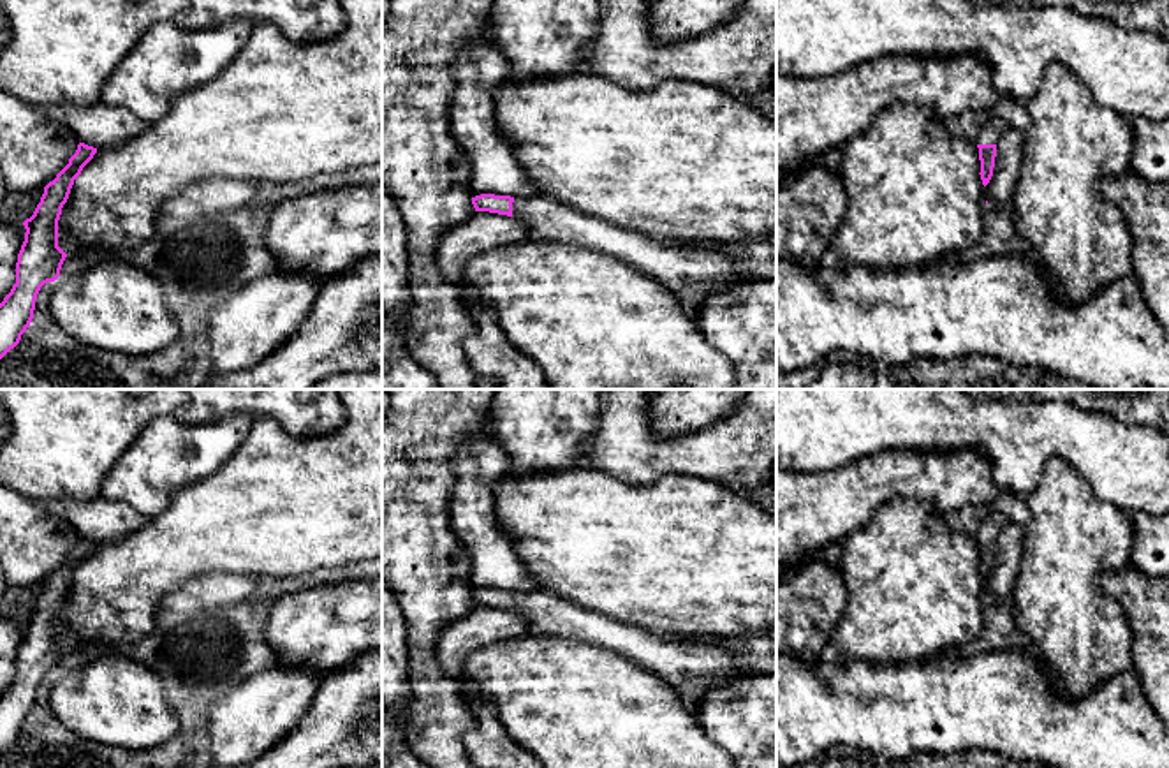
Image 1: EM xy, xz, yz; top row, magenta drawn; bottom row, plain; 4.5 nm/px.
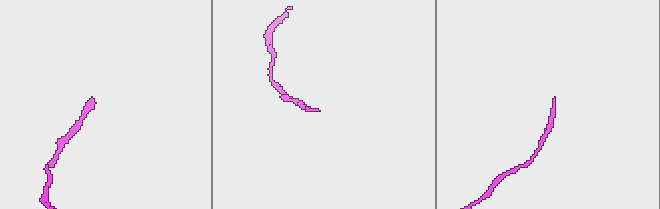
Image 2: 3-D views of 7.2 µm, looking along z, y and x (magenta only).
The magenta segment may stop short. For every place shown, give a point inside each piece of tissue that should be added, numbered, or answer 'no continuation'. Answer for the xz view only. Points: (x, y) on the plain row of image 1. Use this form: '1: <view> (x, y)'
1: xz (692, 670)

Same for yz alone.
1: yz (995, 522)

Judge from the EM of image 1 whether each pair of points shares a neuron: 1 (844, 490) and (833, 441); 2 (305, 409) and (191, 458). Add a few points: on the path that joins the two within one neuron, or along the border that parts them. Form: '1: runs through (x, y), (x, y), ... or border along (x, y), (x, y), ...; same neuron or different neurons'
1: border along (877, 451), (831, 469), (798, 472); different neurons
2: border along (254, 416), (233, 414), (213, 421); different neurons

